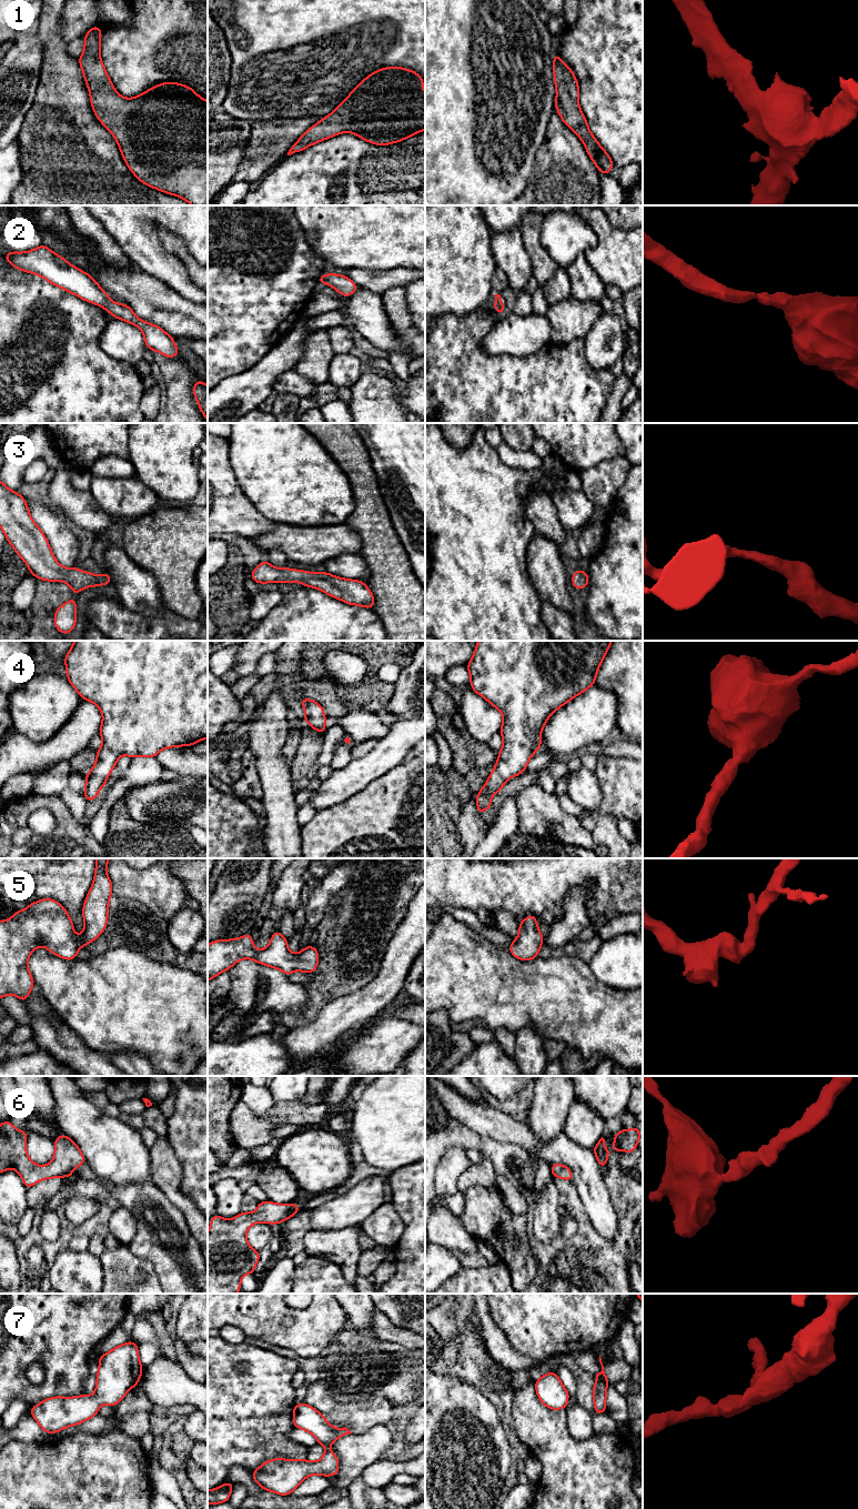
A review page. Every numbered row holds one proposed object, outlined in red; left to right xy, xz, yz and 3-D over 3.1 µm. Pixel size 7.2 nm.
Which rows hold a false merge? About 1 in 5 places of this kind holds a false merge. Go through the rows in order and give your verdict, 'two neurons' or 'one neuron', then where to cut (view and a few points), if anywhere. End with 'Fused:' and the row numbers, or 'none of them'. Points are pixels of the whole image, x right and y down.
1: one neuron; no cut
2: one neuron; no cut
3: one neuron; no cut
4: one neuron; no cut
5: one neuron; no cut
6: one neuron; no cut
7: one neuron; no cut
Fused: none of them

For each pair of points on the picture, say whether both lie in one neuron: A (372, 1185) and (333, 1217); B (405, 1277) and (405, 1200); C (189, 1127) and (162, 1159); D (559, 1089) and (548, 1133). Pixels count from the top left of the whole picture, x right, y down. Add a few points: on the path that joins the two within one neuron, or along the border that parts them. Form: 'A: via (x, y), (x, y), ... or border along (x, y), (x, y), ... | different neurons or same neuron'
A: via (362, 1195), (347, 1209), (343, 1210) | same neuron
B: via (412, 1258), (412, 1219) | same neuron
C: border along (165, 1137), (182, 1172) | different neurons
D: via (549, 1100), (548, 1122) | same neuron

